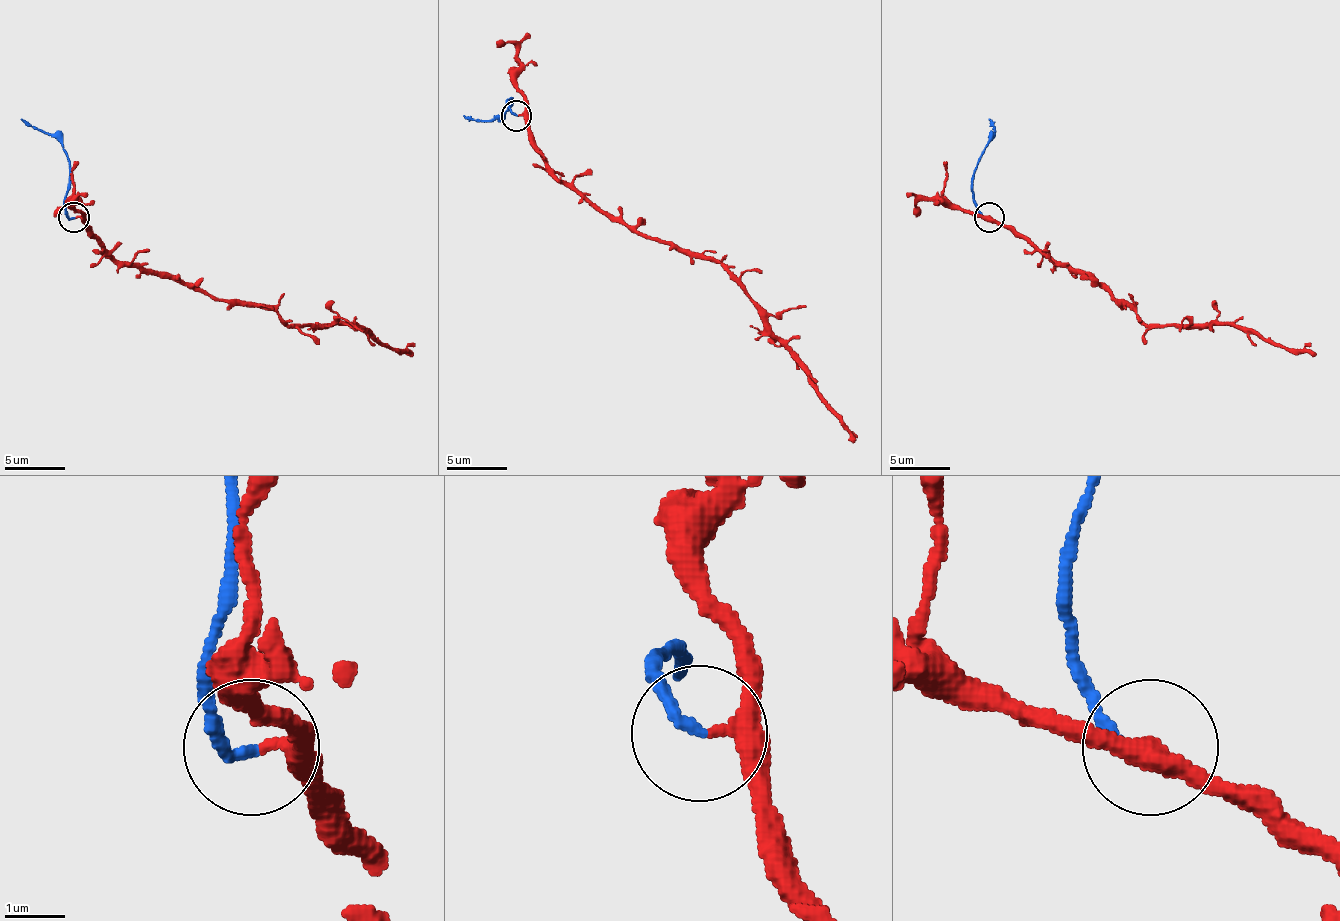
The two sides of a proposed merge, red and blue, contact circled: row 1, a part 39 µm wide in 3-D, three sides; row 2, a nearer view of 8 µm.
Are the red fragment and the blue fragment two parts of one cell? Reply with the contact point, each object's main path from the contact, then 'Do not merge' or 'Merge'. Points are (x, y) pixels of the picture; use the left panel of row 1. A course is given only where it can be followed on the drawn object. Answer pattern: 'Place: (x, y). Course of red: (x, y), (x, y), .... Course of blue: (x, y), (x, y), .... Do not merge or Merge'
Place: (73, 217). Course of red: (76, 218), (118, 260), (179, 275), (197, 291), (270, 309), (285, 324), (355, 324), (382, 345), (409, 354). Course of blue: (73, 218), (67, 203), (70, 157), (51, 136), (21, 118). Do not merge

